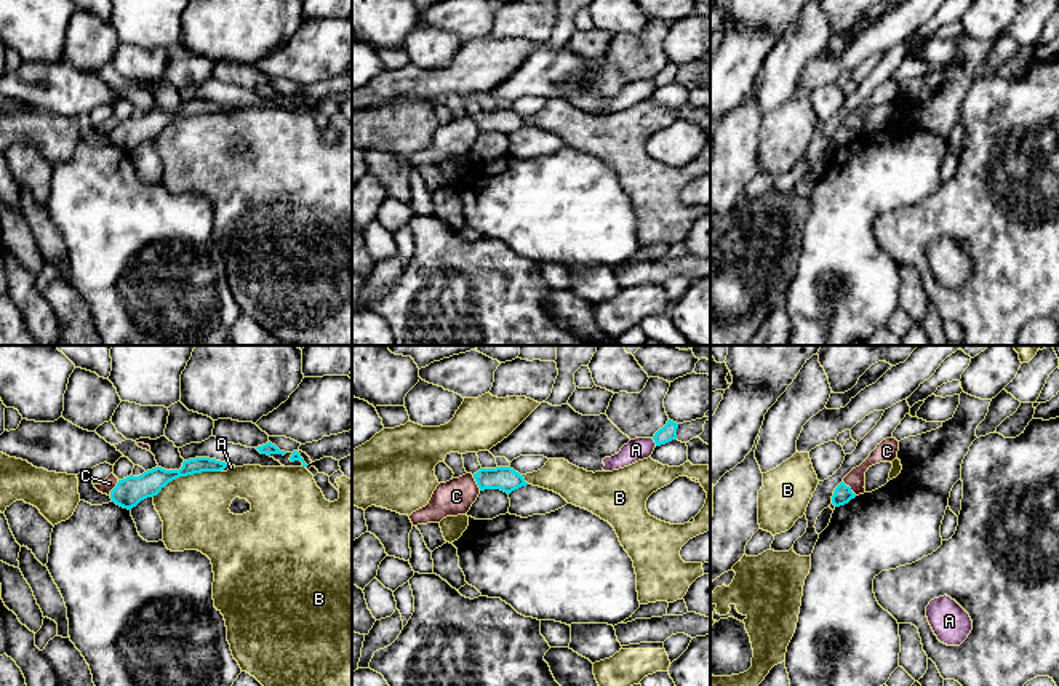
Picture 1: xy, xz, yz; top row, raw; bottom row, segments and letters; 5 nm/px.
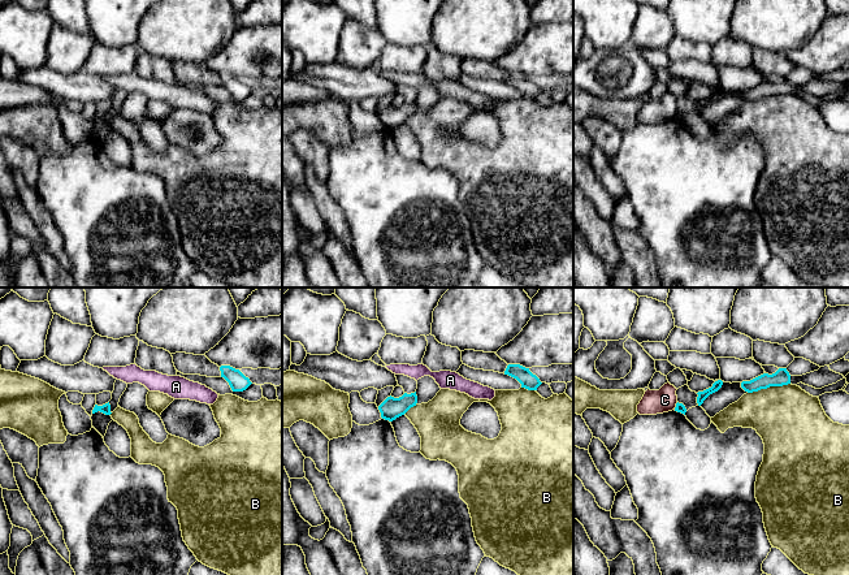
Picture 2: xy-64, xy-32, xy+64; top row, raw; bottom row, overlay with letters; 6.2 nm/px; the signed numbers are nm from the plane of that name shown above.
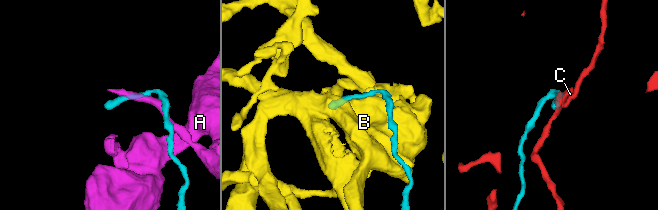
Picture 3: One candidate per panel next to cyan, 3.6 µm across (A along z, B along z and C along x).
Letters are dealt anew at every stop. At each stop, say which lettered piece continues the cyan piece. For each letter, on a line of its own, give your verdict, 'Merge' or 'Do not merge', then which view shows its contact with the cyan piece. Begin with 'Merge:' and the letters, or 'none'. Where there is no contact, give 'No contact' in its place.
Merge: none
A: Do not merge. Touches cyan in xz
B: Do not merge. Touches cyan in xy
C: Do not merge. Touches cyan in xy

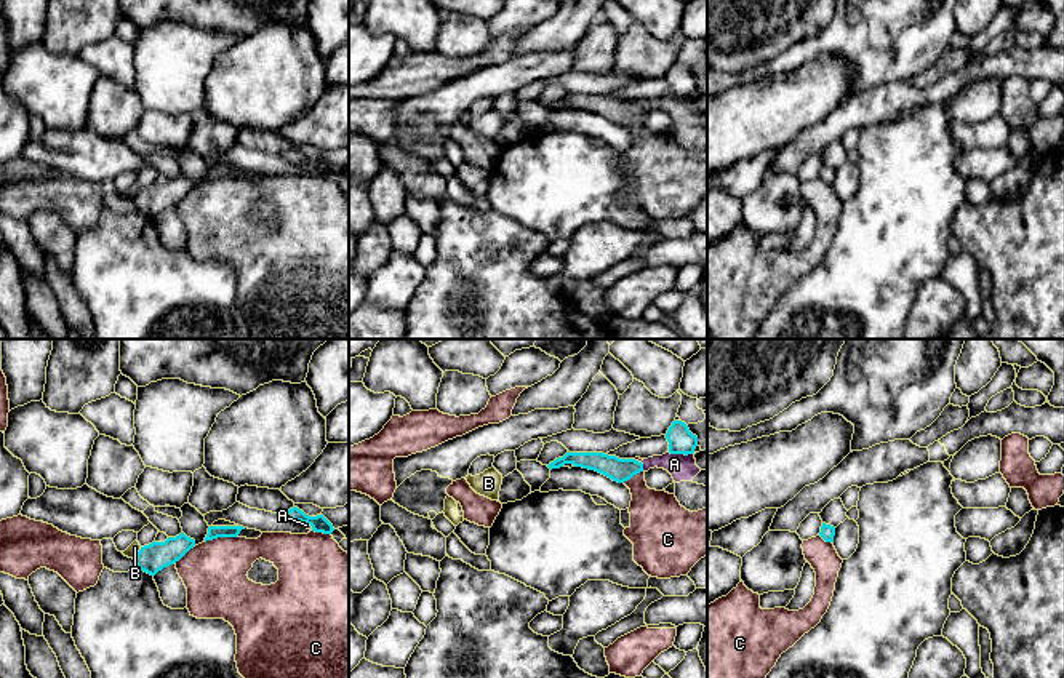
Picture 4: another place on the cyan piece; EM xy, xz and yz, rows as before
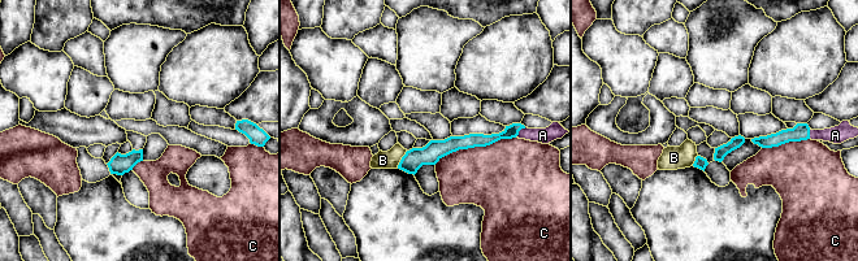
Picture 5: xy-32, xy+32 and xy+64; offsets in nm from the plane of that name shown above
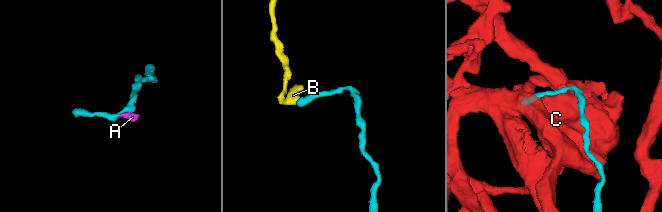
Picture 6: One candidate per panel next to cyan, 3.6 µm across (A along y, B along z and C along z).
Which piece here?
Merge: A
A: Merge. Touches cyan in xz
B: Do not merge. Touches cyan in xy
C: Do not merge. Touches cyan in xy

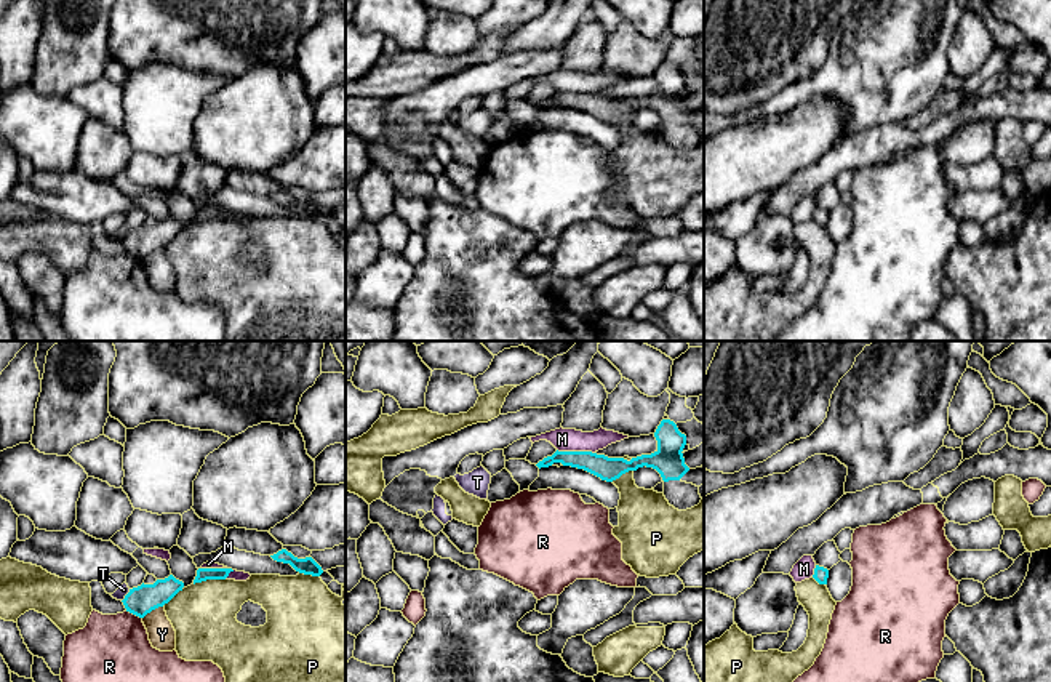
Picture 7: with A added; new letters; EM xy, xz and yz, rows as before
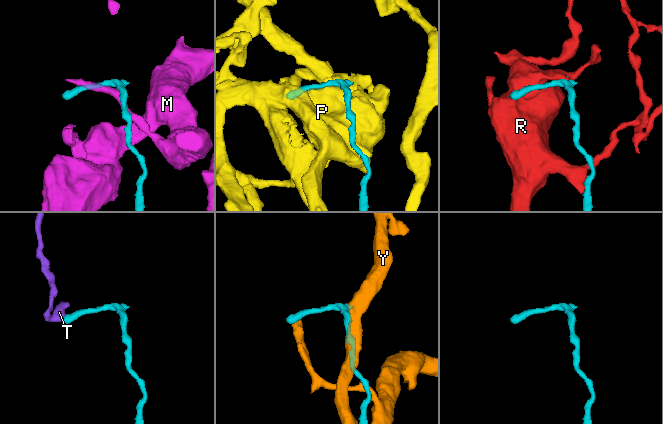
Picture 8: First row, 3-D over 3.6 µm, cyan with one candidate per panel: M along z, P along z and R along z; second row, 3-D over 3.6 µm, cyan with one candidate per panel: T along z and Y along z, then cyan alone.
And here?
Merge: none
M: Do not merge. Touches cyan in xz
P: Do not merge. Touches cyan in xy
R: Do not merge. Touches cyan in xy
T: Do not merge. Touches cyan in xy
Y: Do not merge. Touches cyan in xy

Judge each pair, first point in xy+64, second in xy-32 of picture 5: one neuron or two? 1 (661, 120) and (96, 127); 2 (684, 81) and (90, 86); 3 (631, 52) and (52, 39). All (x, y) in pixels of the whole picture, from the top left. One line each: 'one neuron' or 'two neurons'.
1: one neuron
2: one neuron
3: two neurons

